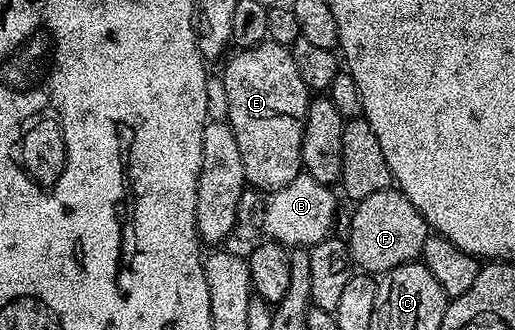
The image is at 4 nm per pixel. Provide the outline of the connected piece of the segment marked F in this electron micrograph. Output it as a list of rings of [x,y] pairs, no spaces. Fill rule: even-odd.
[[[387,189],[372,193],[372,197],[357,200],[355,207],[358,208],[350,215],[348,242],[350,255],[363,272],[381,277],[400,265],[415,262],[421,256],[428,224],[404,192]]]

